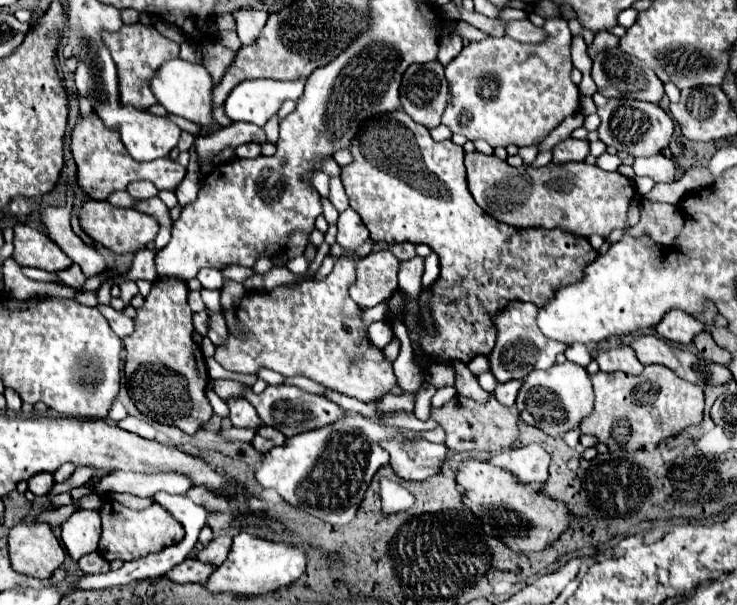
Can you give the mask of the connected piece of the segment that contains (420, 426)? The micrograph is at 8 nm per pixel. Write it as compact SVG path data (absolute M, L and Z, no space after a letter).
M398 410L398 412L392 412L390 416L386 418L378 418L378 422L382 424L388 424L388 426L394 426L394 428L408 428L408 430L432 430L438 427L436 420L429 418L427 421L418 420L412 412L406 412L406 410Z

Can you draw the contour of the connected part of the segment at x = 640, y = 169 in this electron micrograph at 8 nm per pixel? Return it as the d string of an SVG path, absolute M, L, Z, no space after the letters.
M650 156L650 158L636 158L634 162L634 172L636 176L648 176L654 182L674 182L676 180L676 166L670 158L666 156Z

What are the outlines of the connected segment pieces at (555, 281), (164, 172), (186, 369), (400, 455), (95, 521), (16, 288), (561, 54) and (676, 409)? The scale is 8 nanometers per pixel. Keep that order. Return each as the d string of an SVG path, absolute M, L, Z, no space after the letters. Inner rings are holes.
M396 110L396 112L390 112L388 116L382 118L382 126L380 126L380 138L356 138L350 146L350 152L354 156L354 162L344 166L342 168L342 184L348 192L348 198L350 198L350 208L354 212L360 214L364 226L370 230L370 238L372 240L386 240L388 244L414 242L414 244L426 244L432 248L432 252L438 254L438 260L440 260L440 276L438 280L420 292L420 310L418 310L418 316L420 316L420 350L430 356L434 362L444 362L444 364L452 364L454 360L458 362L464 362L468 364L474 356L482 354L482 356L488 356L494 348L494 342L496 342L496 326L492 322L492 318L504 310L510 302L514 300L526 300L526 302L532 302L536 304L538 308L544 308L556 294L558 288L562 286L568 286L568 284L576 284L584 278L584 270L588 264L592 264L596 258L598 258L598 250L594 250L588 242L588 238L582 238L582 236L576 236L576 234L570 234L570 232L562 232L560 228L554 228L554 230L546 230L546 228L512 228L508 224L502 224L498 220L494 220L492 216L488 216L472 198L468 186L466 186L466 170L464 170L464 150L456 144L452 144L450 140L444 140L444 142L434 142L430 138L430 132L428 128L416 124L408 114L404 114L402 110ZM428 306L430 308L430 316L434 320L434 332L428 334L426 328L424 328L424 320L422 320L422 308Z
M78 116L72 136L70 150L76 162L76 184L92 200L106 200L116 190L126 190L132 180L150 180L158 190L174 190L186 176L186 168L170 158L160 158L154 162L136 162L128 156L120 134L106 128L98 116Z
M158 278L152 284L144 306L138 310L136 330L124 338L128 352L124 364L126 388L136 408L150 420L176 426L186 434L194 434L212 416L206 398L208 370L200 346L192 340L192 310L186 302L188 286L176 278Z
M396 436L382 440L380 446L390 454L390 466L402 480L426 480L438 474L446 456L444 444L434 444L424 438Z
M97 510L74 512L61 526L61 539L72 560L80 560L84 554L98 550L100 538L100 514Z
M8 258L4 262L4 292L10 298L16 300L28 300L36 294L50 294L50 296L62 296L62 298L74 298L78 290L70 286L60 286L60 284L44 284L44 282L34 282L26 278L13 258Z
M546 19L543 28L547 32L546 42L542 44L522 44L508 36L484 38L480 42L468 44L448 66L446 80L450 84L450 100L442 116L442 124L452 130L452 134L462 134L468 140L486 140L492 148L496 146L530 146L542 142L566 116L580 110L580 92L570 80L572 60L570 42L572 34L566 20Z
M646 366L636 378L622 372L598 372L592 376L592 384L596 394L594 412L580 424L580 430L582 434L596 436L610 452L636 452L646 444L660 444L666 438L680 434L686 426L702 422L704 390L680 380L670 368Z

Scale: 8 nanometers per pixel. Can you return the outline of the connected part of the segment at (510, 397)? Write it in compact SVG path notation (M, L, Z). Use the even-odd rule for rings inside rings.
M510 380L506 384L498 384L496 392L494 392L494 398L502 404L502 406L514 406L514 400L516 400L516 394L520 390L524 380Z

